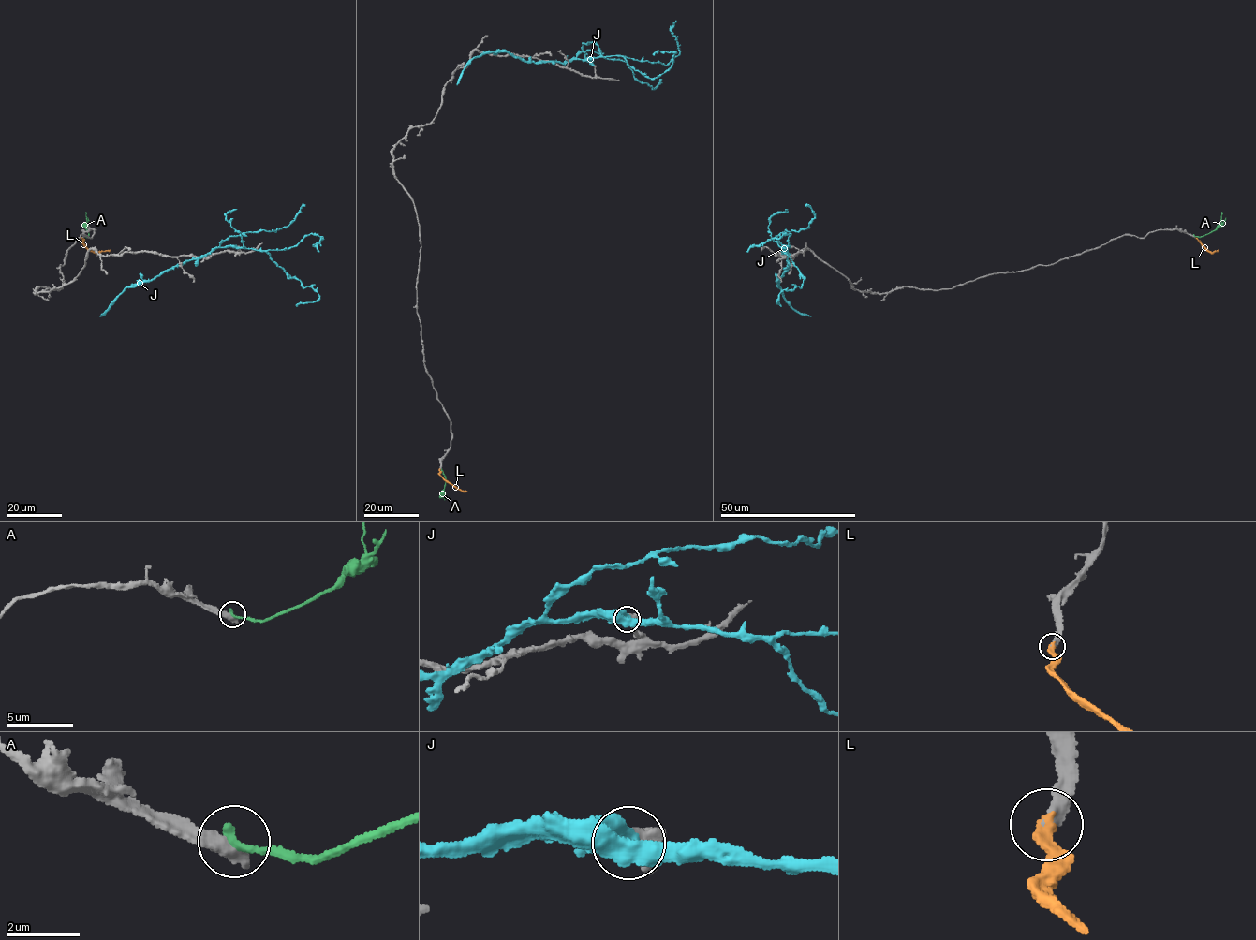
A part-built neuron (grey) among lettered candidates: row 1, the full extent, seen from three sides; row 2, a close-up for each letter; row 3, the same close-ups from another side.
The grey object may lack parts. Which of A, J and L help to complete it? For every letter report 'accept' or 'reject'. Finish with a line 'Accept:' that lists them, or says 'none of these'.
A: reject
J: reject
L: accept
Accept: L

